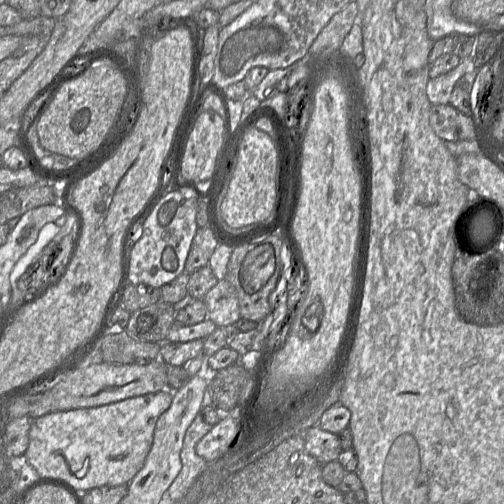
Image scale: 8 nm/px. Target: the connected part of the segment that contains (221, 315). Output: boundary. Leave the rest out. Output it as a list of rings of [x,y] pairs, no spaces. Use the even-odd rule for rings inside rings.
[[[219,280],[203,298],[207,308],[207,318],[218,327],[235,324],[241,317],[236,291],[226,280]]]

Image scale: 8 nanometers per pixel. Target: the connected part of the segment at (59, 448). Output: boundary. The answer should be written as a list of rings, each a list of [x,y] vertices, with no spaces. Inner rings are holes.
[[[163,389],[102,406],[44,414],[32,421],[25,461],[36,470],[39,481],[55,481],[69,485],[78,492],[103,486],[128,485],[143,467],[152,446],[156,422],[170,407],[172,398],[173,391]]]

